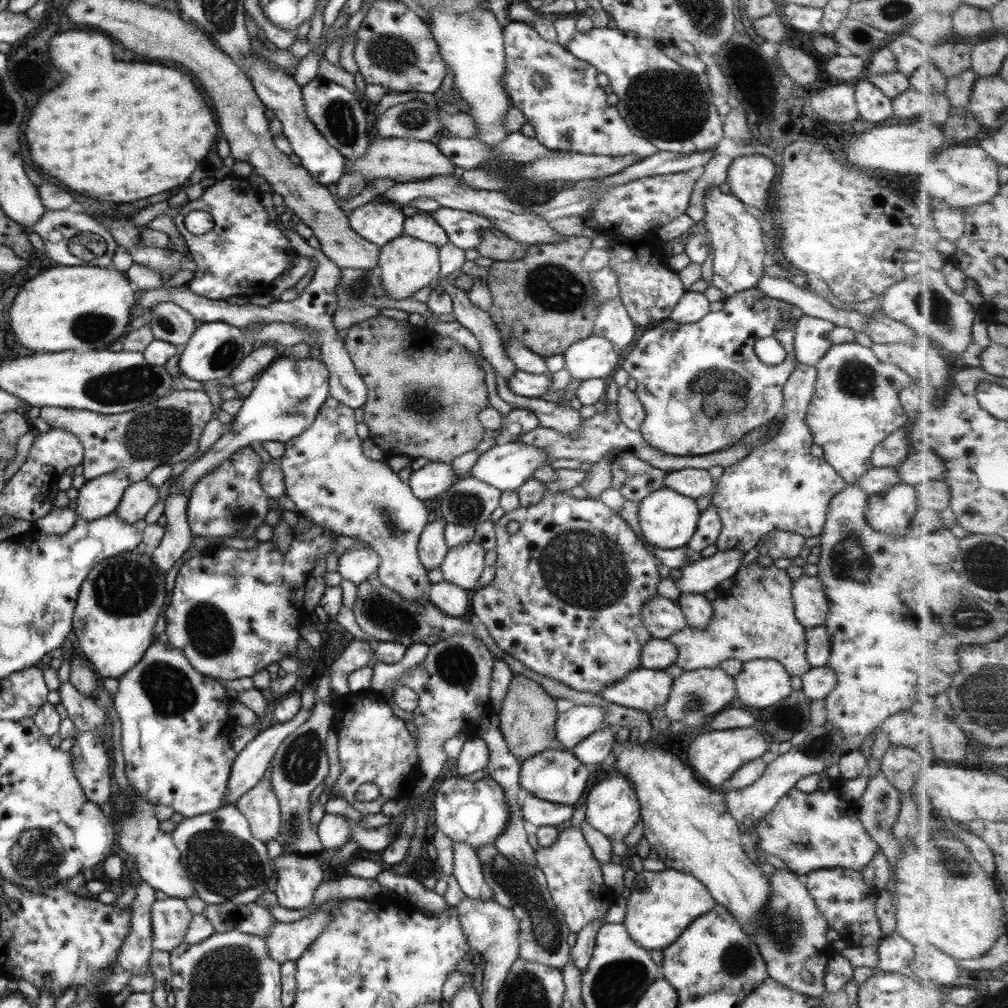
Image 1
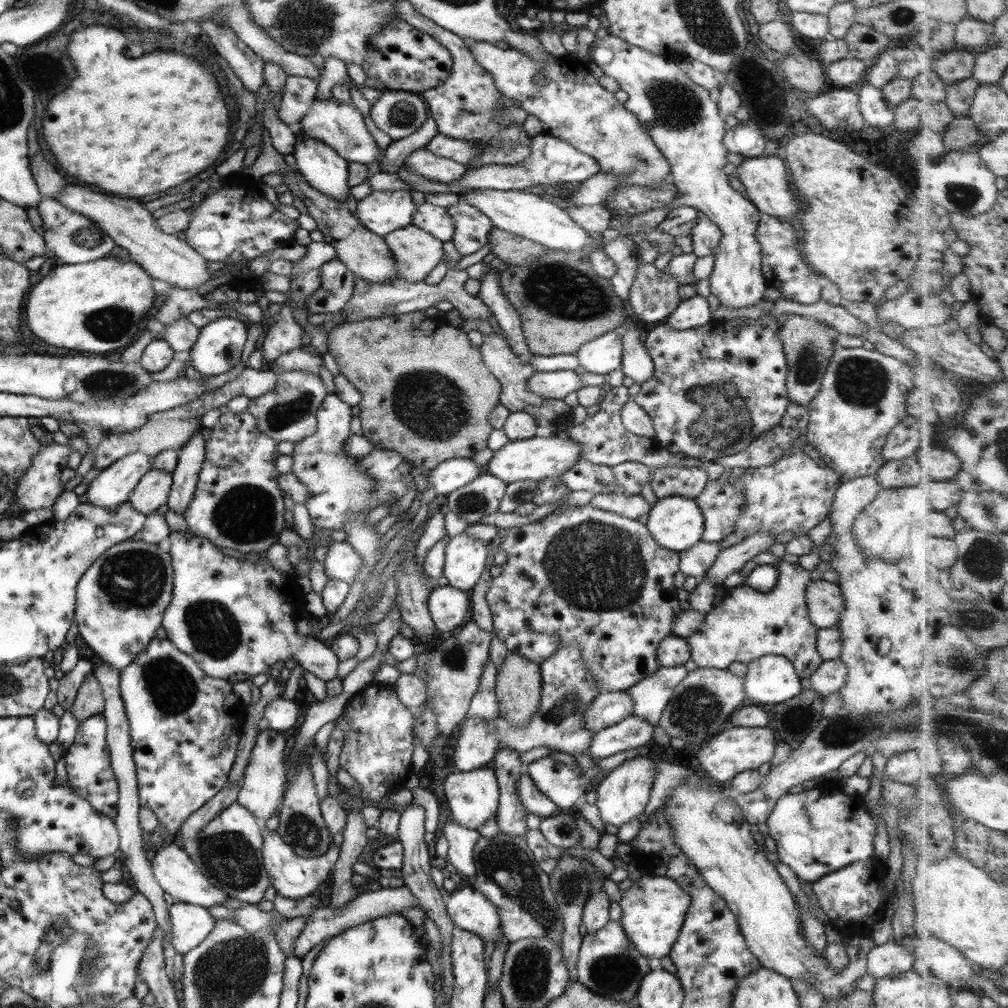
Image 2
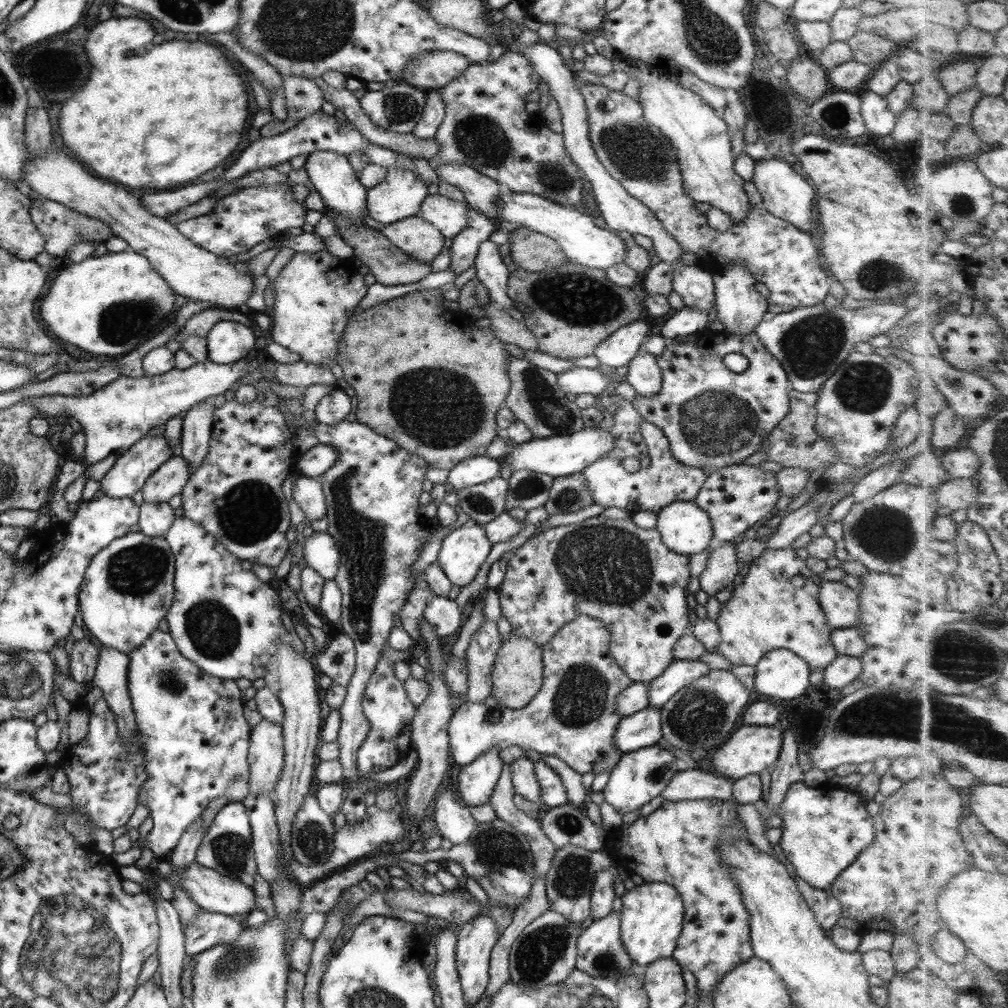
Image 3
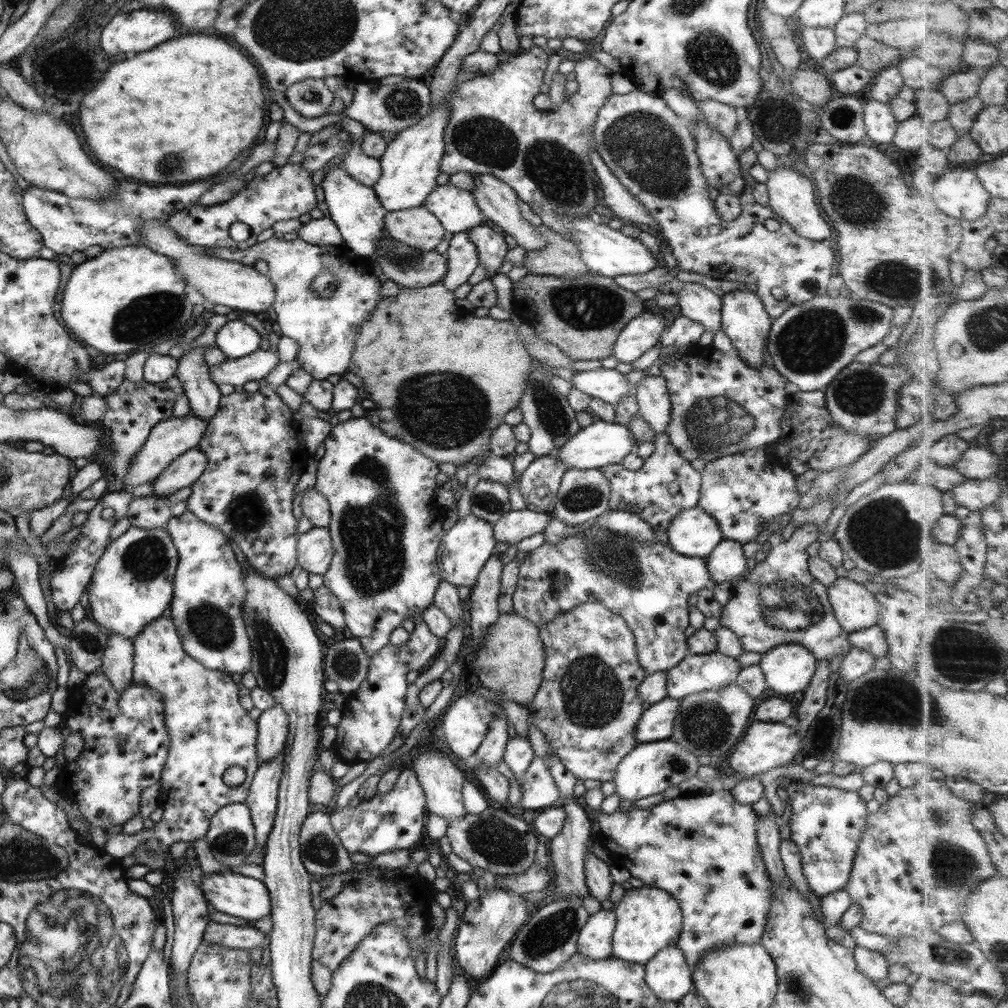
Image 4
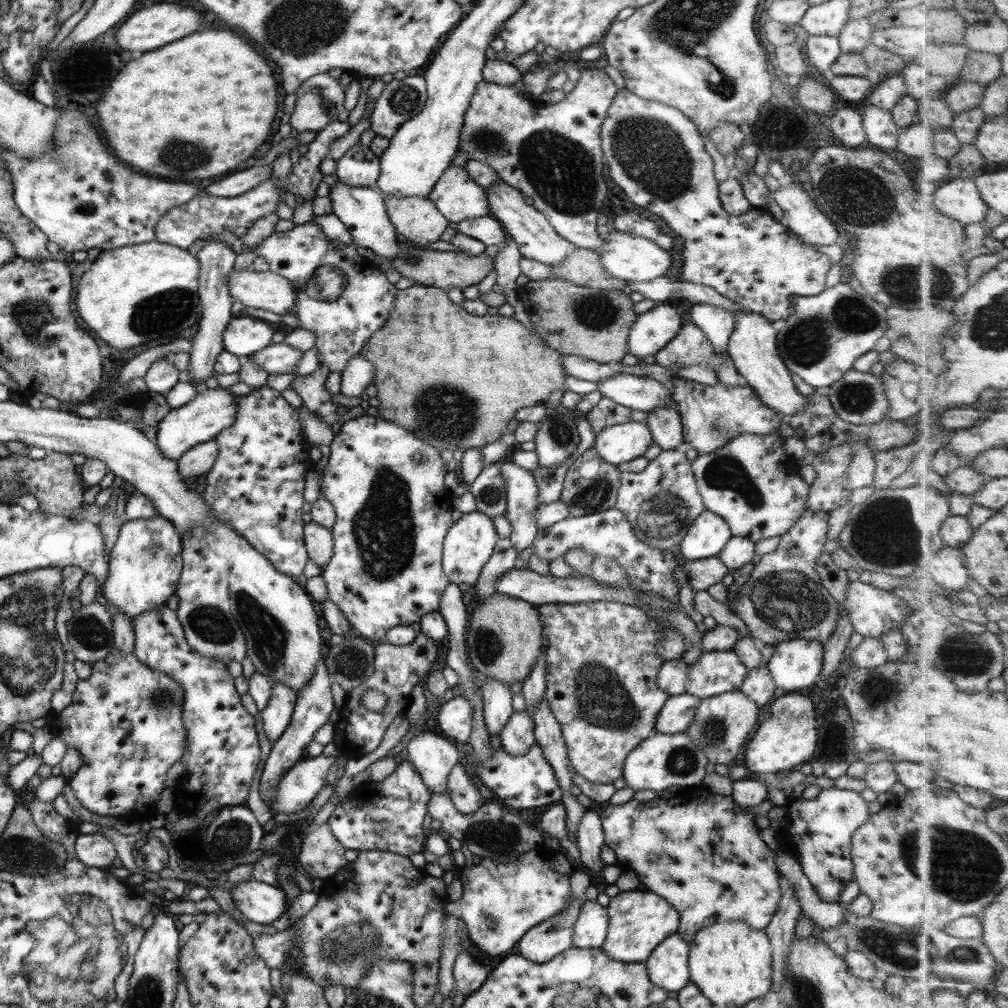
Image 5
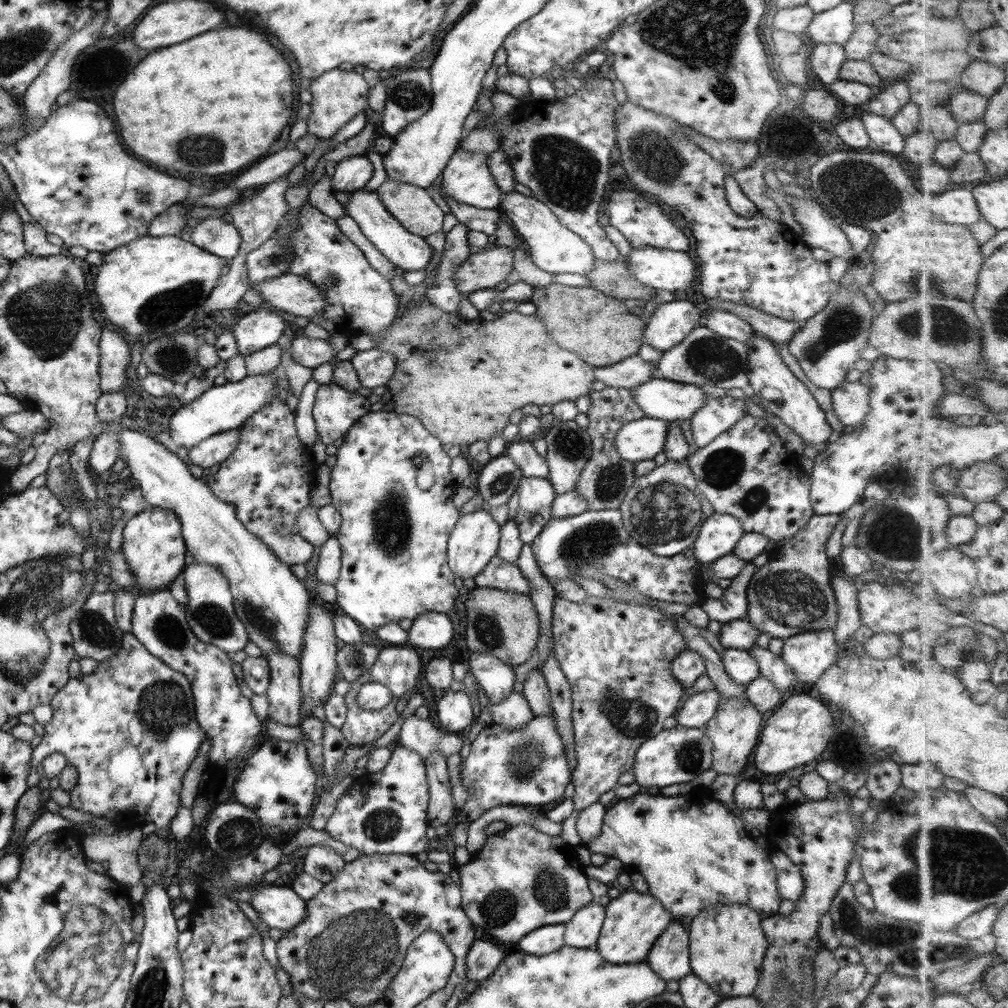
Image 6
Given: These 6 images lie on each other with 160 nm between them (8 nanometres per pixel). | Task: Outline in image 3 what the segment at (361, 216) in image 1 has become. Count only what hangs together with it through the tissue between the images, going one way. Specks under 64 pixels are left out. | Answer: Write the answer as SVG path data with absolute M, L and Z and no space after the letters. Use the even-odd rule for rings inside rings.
M390 166L379 184L366 189L366 215L387 226L418 215L420 204L427 195L427 186L414 172L404 166Z

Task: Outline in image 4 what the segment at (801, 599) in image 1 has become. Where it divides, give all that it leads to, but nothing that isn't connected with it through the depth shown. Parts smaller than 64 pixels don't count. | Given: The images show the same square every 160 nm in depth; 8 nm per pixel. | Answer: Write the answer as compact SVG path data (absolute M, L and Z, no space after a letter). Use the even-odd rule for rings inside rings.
M837 577L826 587L826 597L835 620L845 632L857 632L876 624L878 604L862 584Z

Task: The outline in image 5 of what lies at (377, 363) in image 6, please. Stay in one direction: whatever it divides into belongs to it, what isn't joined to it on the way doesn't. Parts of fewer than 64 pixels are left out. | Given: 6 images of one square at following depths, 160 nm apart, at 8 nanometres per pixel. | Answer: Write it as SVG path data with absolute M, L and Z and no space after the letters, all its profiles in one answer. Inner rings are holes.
M359 354L351 357L341 371L341 390L339 393L349 398L362 398L365 388L373 384L373 367Z

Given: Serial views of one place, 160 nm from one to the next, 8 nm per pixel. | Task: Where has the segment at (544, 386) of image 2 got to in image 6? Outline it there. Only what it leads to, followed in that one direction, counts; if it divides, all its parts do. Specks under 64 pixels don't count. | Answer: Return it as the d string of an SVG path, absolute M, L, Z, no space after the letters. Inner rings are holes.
M666 379L641 382L631 389L633 403L641 408L643 417L665 422L682 422L703 406L705 394L699 386L681 384Z

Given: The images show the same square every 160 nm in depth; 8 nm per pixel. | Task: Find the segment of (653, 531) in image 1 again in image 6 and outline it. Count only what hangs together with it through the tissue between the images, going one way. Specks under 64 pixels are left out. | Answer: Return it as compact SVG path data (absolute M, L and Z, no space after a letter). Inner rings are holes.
M713 512L700 524L699 532L692 542L692 555L699 564L712 563L720 556L731 553L742 534L740 522L736 518Z

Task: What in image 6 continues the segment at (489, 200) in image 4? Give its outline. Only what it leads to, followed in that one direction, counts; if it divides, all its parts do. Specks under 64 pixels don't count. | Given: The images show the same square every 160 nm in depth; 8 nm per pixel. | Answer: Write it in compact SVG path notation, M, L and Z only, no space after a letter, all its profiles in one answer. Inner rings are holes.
M513 190L502 195L497 210L501 212L504 219L507 219L518 241L527 244L529 257L539 270L551 275L561 274L561 272L584 275L592 269L595 258L591 254L591 248L574 232L559 224L557 217L545 204Z

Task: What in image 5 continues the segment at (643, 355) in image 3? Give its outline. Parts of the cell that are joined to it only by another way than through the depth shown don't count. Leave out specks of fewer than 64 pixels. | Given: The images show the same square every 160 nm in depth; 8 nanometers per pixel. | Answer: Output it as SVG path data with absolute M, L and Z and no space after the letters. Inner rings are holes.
M655 407L649 414L645 414L644 421L652 442L660 450L682 447L681 422L676 407Z

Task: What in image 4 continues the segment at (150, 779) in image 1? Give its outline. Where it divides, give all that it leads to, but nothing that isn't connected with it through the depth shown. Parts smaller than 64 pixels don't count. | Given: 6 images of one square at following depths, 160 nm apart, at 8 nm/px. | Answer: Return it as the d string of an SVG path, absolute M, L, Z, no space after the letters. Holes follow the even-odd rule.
M159 617L155 619L153 622L150 622L143 628L143 631L135 637L132 641L132 684L138 684L138 686L146 686L151 690L154 690L156 694L160 696L160 701L163 705L163 726L166 728L167 736L168 736L168 743L167 743L167 750L166 750L166 757L163 763L163 768L160 772L160 777L158 778L159 783L159 790L158 790L158 807L161 808L162 814L160 820L154 823L153 828L142 830L141 832L131 834L131 836L127 836L127 834L122 834L119 830L115 831L108 831L107 832L107 840L103 846L101 852L104 852L111 858L121 860L124 856L130 856L131 852L135 852L137 846L141 848L141 843L147 841L147 839L153 838L153 840L157 840L161 846L170 847L175 842L192 842L205 836L205 832L208 830L208 824L210 823L211 817L215 814L215 811L222 806L231 803L243 803L245 797L247 796L247 790L249 788L250 782L253 780L255 771L258 767L258 762L255 756L255 739L256 739L256 721L252 720L248 712L245 711L239 705L239 694L237 693L238 687L232 681L232 678L228 673L219 672L215 670L207 670L203 668L202 664L199 664L196 660L193 660L190 656L185 654L185 651L182 649L181 643L179 643L179 638L177 637L177 631L175 631L175 627L171 622L171 619L165 619L165 617ZM229 766L241 766L243 768L246 777L242 784L239 786L231 786L227 787L221 781L221 775L225 772L226 768Z

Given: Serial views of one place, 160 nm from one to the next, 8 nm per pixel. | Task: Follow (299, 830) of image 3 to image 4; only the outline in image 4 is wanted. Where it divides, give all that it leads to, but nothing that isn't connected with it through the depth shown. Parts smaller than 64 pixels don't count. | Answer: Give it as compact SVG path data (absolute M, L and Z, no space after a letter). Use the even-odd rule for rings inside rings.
M311 810L301 823L298 842L302 866L310 876L329 880L335 874L351 873L353 862L333 831L329 815Z

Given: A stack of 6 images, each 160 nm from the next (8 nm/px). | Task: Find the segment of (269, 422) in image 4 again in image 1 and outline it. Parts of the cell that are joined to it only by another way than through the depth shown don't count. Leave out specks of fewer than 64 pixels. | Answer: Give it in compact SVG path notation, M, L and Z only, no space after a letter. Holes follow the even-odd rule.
M249 446L240 448L230 458L220 462L211 472L204 474L189 491L186 521L191 534L204 537L247 538L269 511L269 497L263 493L257 480L261 459Z

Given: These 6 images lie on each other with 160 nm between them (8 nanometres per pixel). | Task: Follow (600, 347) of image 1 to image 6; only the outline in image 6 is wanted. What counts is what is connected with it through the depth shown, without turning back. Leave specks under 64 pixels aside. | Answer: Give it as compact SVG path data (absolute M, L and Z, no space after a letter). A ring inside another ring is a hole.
M685 300L660 303L644 323L642 340L658 352L667 351L699 324L701 311Z

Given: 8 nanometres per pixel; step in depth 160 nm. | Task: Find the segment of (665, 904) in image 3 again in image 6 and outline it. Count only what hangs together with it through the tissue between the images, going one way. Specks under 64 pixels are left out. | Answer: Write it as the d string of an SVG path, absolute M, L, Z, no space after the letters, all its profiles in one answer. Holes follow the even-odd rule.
M632 888L620 893L604 907L605 917L596 942L596 951L613 965L645 962L649 949L655 939L673 921L668 911L663 909L659 900L647 893L639 893Z

